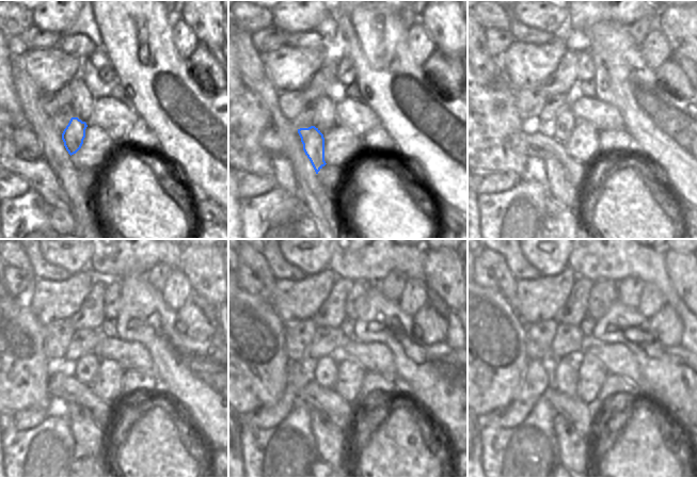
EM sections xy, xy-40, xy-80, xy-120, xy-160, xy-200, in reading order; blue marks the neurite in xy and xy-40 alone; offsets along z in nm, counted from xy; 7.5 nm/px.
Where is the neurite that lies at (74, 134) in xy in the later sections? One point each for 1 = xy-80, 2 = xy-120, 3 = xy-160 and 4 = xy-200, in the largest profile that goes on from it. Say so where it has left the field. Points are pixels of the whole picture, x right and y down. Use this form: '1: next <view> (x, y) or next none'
1: next xy-80 (563, 190)
2: next xy-120 (89, 437)
3: next xy-160 (331, 440)
4: next xy-200 (573, 447)

